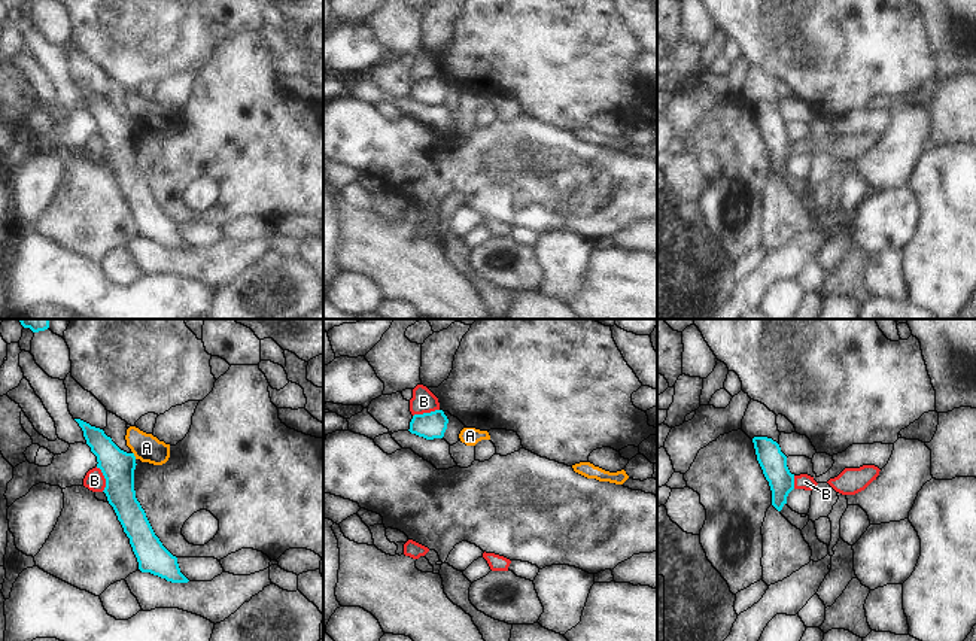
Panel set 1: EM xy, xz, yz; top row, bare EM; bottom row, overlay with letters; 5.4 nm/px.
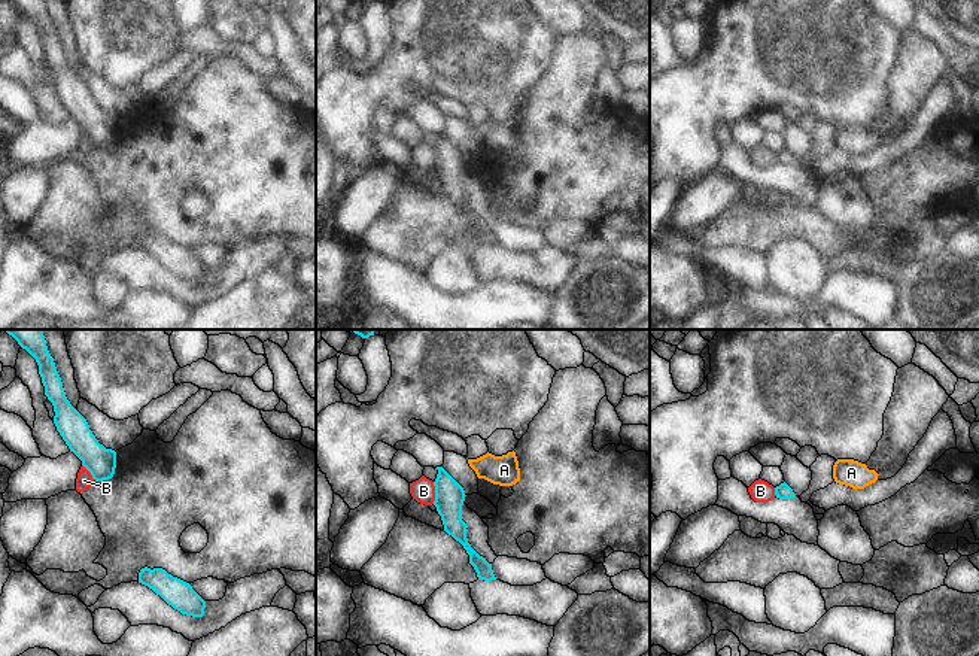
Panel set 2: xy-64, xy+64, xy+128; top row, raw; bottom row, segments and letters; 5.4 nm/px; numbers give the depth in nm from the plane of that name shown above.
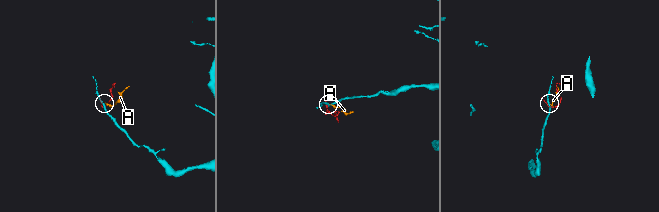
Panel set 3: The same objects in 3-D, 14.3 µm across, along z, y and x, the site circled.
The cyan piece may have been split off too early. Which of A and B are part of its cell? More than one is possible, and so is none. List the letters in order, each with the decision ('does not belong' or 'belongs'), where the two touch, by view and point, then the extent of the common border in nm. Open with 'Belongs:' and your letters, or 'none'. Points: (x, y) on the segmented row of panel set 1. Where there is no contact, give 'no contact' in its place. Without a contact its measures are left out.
Belongs: none
A: does not belong; contact xy (133, 455); length 40 nm
B: does not belong; contact xy (105, 477); length 140 nm

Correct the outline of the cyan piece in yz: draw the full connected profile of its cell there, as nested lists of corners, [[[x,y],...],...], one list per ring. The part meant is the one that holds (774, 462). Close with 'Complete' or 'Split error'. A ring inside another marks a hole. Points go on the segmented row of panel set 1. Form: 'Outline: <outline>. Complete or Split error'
Outline: [[[767,437],[752,438],[757,461],[772,490],[772,505],[781,511],[794,489],[794,474],[787,467],[787,456],[776,441]]]. Complete.

